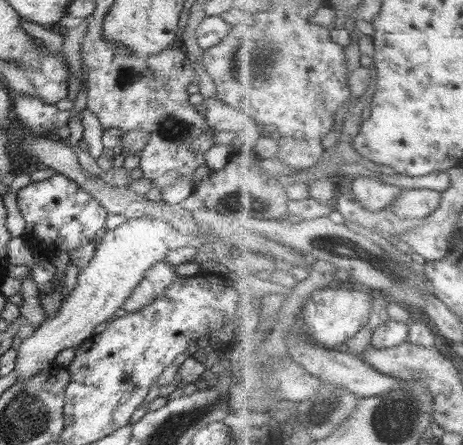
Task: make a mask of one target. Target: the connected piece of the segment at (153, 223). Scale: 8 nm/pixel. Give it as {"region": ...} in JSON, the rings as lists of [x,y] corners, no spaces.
{"region":[[[152,217],[128,219],[118,227],[106,230],[105,234],[98,239],[93,258],[87,266],[79,269],[77,278],[78,285],[68,297],[63,299],[62,306],[60,306],[56,316],[36,328],[34,334],[30,338],[22,340],[22,343],[18,346],[16,365],[14,368],[14,371],[17,373],[16,381],[34,376],[34,374],[42,372],[44,368],[50,368],[55,363],[59,352],[84,343],[91,335],[108,325],[114,318],[114,312],[122,308],[122,305],[126,303],[128,297],[132,295],[132,290],[138,286],[139,282],[144,280],[146,271],[153,264],[162,261],[171,250],[190,246],[195,243],[193,237],[181,234],[172,224]]]}

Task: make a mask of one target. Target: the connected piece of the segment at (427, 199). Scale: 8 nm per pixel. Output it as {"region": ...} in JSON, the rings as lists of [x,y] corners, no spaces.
{"region":[[[432,189],[405,190],[391,205],[404,218],[426,219],[443,203],[444,193]]]}

